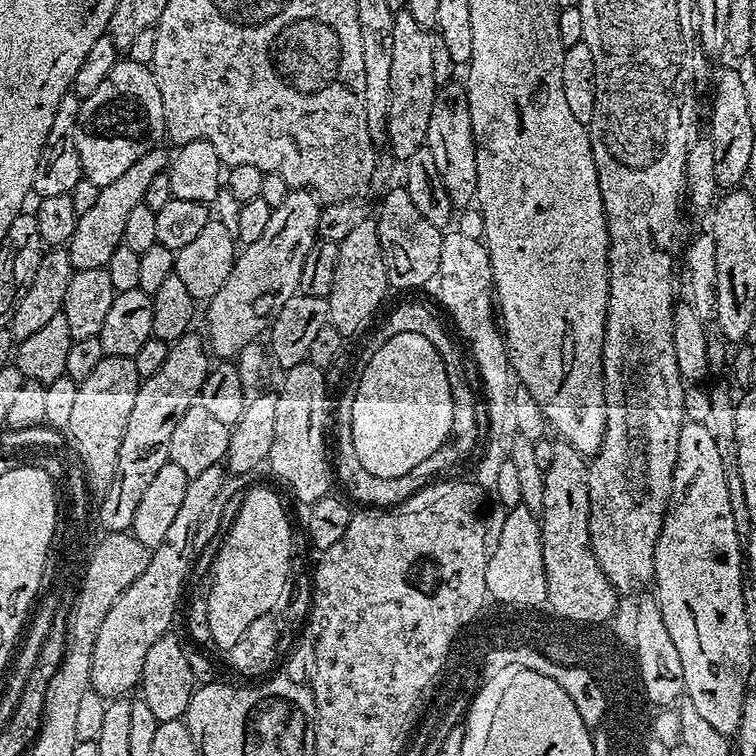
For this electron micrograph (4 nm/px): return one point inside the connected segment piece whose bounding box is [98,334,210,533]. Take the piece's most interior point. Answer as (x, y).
(162, 398)

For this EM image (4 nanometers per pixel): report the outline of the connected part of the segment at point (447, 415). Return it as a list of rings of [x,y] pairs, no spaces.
[[[397,334],[360,369],[360,381],[354,387],[352,434],[359,461],[378,478],[415,473],[452,436],[454,402],[438,350],[422,334]]]

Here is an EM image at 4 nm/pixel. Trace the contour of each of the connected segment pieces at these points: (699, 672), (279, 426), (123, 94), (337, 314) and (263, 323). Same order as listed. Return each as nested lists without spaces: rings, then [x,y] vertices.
[[[686,422],[678,434],[678,450],[676,451],[676,469],[672,475],[672,499],[667,512],[664,513],[664,525],[660,531],[658,542],[654,546],[654,589],[656,588],[656,600],[660,603],[658,615],[662,622],[666,622],[666,630],[670,630],[670,639],[678,650],[678,658],[682,658],[682,674],[684,675],[684,690],[686,698],[694,702],[694,710],[702,714],[705,722],[710,722],[718,734],[732,738],[740,731],[742,722],[742,708],[744,697],[748,695],[748,685],[752,672],[752,648],[754,641],[750,638],[750,626],[746,622],[746,606],[744,605],[744,589],[746,573],[744,570],[744,558],[742,555],[742,538],[734,530],[734,514],[730,511],[730,490],[726,490],[726,477],[722,474],[722,457],[718,454],[718,446],[714,446],[714,438],[710,438],[710,430],[706,430],[704,424]]]
[[[307,362],[287,369],[283,373],[284,381],[276,392],[278,406],[275,411],[274,443],[270,445],[267,467],[272,467],[272,472],[281,480],[288,484],[288,488],[304,503],[304,506],[311,506],[318,502],[323,496],[329,495],[334,486],[334,464],[330,459],[330,444],[324,441],[324,431],[330,428],[330,417],[334,412],[333,401],[328,401],[328,380],[325,369],[314,366]]]
[[[127,58],[117,59],[94,94],[81,99],[76,115],[76,145],[83,179],[100,189],[110,186],[114,178],[122,178],[125,170],[130,170],[142,154],[157,147],[165,136],[162,94],[158,94],[151,67]]]
[[[375,219],[358,222],[358,226],[354,226],[354,230],[346,234],[346,238],[342,238],[339,246],[334,286],[330,286],[330,294],[326,298],[328,323],[337,328],[345,338],[352,338],[355,332],[363,333],[373,323],[372,315],[379,310],[384,295],[390,292],[390,285],[386,262],[382,258],[382,242],[378,242],[378,226]]]
[[[311,190],[289,191],[287,198],[272,209],[270,223],[258,242],[250,242],[239,249],[234,266],[230,270],[230,278],[226,278],[222,290],[214,294],[214,298],[207,301],[208,308],[208,336],[206,344],[211,355],[216,358],[235,358],[247,344],[259,341],[272,327],[272,320],[290,302],[292,296],[300,292],[302,278],[302,262],[306,262],[306,254],[310,254],[314,241],[317,239],[318,218],[322,204],[315,192]]]

